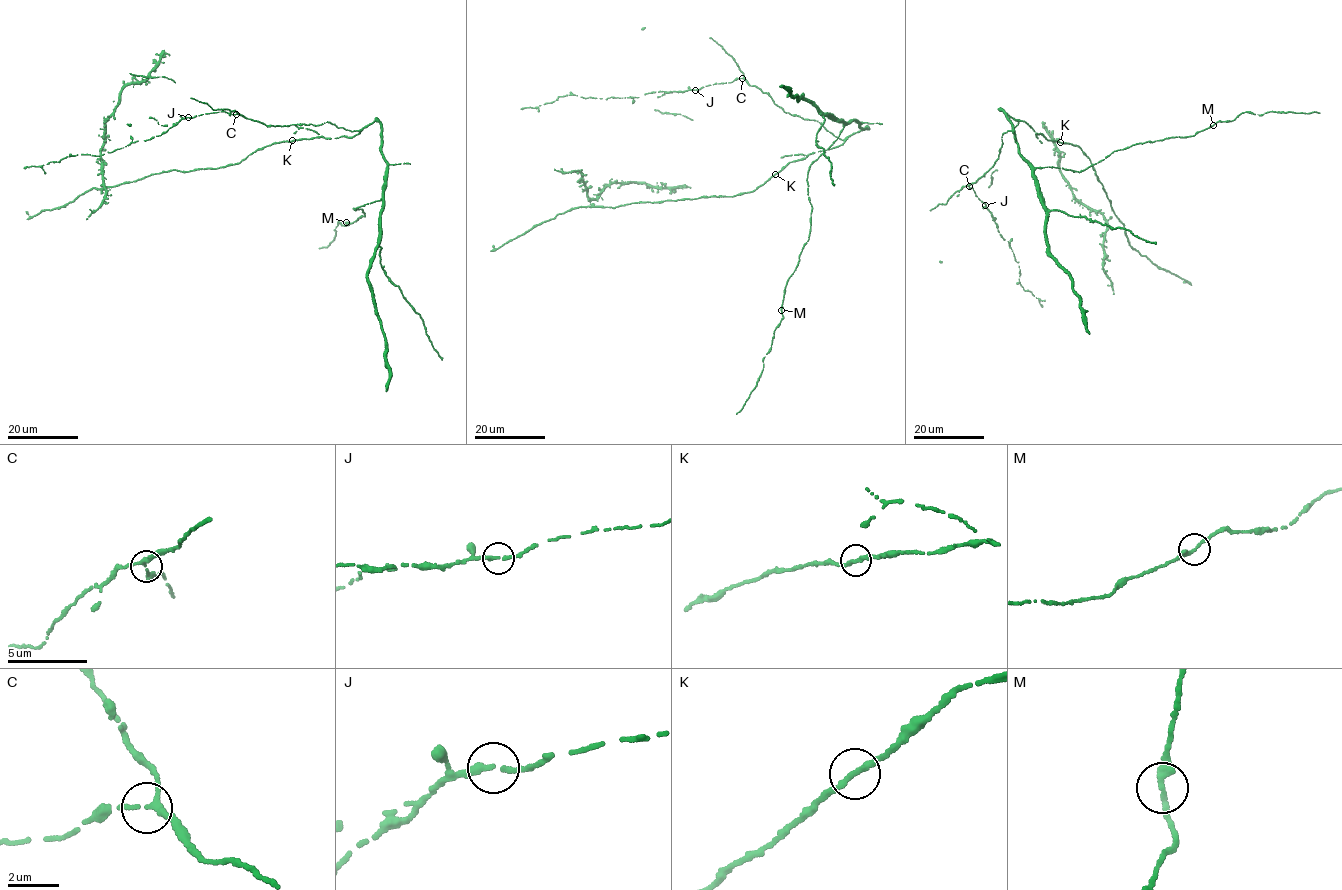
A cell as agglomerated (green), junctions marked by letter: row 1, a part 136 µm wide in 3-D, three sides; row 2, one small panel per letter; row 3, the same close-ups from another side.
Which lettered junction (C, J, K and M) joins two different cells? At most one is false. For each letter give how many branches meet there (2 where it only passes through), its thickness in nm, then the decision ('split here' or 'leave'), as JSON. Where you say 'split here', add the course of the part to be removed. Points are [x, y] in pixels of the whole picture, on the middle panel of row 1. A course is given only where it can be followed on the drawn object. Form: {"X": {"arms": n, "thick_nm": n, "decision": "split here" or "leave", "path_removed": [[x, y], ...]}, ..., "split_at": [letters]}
{"C": {"arms": 2, "thick_nm": 260, "decision": "leave"}, "J": {"arms": 2, "thick_nm": 240, "decision": "leave"}, "K": {"arms": 2, "thick_nm": 260, "decision": "leave"}, "M": {"arms": 2, "thick_nm": 280, "decision": "leave"}, "split_at": []}

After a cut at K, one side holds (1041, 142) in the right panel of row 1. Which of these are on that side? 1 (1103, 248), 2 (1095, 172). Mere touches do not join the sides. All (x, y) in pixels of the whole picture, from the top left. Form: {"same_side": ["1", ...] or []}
{"same_side": ["1"]}

